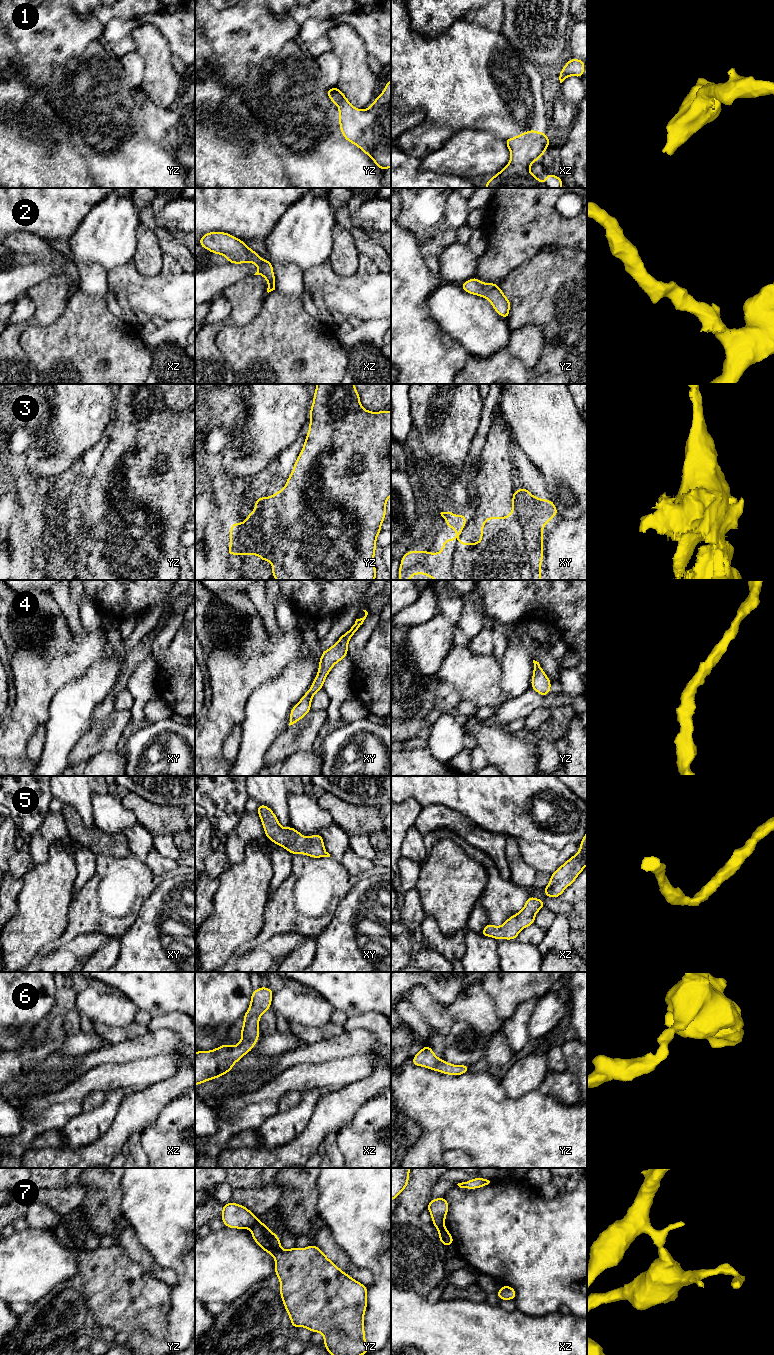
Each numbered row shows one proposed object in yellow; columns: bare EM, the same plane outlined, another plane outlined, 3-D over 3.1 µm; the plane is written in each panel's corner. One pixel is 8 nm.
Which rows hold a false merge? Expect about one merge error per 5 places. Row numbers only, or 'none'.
3, 7

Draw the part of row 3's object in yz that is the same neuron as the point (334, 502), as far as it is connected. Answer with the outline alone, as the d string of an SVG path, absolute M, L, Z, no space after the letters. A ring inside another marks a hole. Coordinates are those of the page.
M316 384L313 404L310 408L309 423L310 427L304 441L304 447L294 463L285 487L269 497L258 497L255 501L255 508L246 517L246 521L231 524L230 542L228 543L231 548L226 551L226 554L258 555L263 561L274 561L277 559L277 528L284 526L294 534L298 542L298 560L302 562L302 568L314 580L375 580L376 539L381 532L381 526L386 516L387 500L391 496L391 411L371 412L364 409L361 406L360 396L354 384Z

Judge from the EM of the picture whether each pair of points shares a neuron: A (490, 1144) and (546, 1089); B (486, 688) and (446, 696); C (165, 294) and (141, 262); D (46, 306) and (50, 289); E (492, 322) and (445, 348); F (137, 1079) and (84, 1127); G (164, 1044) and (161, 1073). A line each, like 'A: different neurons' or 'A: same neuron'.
A: different neurons
B: different neurons
C: different neurons
D: same neuron
E: different neurons
F: different neurons
G: different neurons

